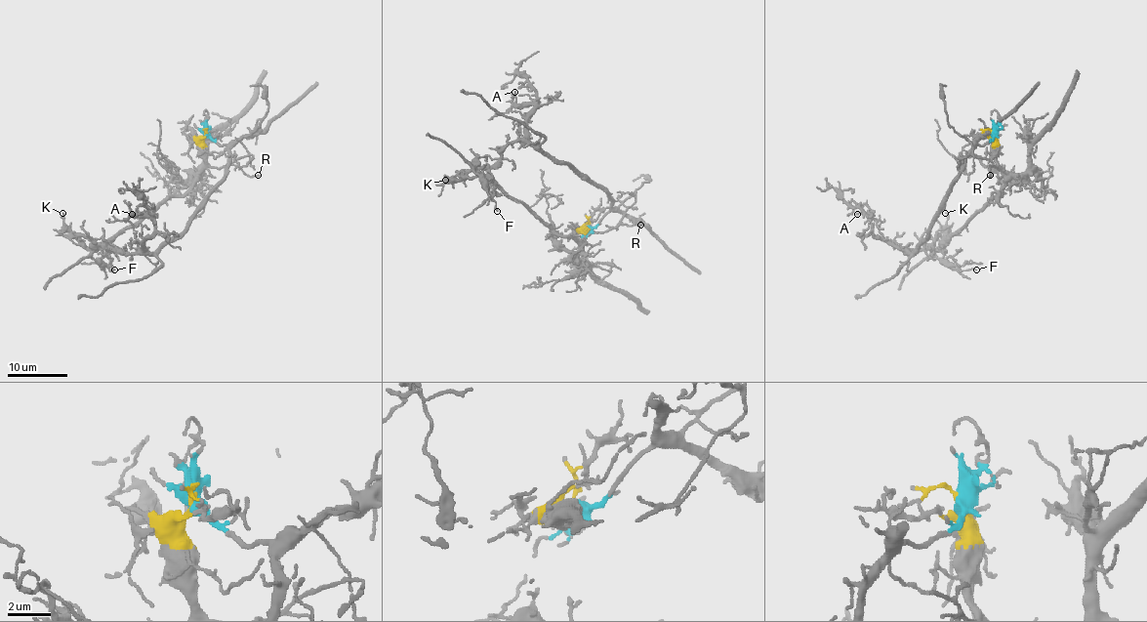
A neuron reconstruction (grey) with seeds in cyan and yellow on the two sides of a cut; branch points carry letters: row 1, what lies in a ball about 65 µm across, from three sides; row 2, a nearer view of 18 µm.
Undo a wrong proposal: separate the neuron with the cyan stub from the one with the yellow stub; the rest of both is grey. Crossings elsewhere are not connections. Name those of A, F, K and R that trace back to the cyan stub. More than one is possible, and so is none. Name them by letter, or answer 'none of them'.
A

